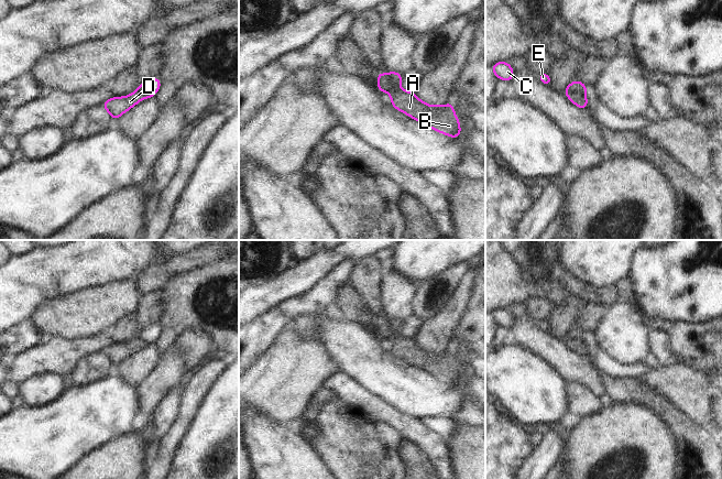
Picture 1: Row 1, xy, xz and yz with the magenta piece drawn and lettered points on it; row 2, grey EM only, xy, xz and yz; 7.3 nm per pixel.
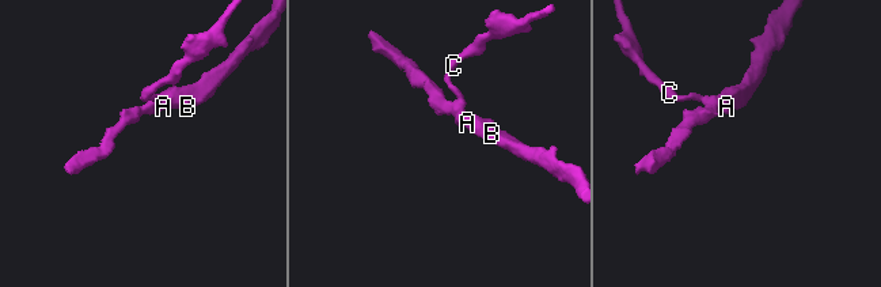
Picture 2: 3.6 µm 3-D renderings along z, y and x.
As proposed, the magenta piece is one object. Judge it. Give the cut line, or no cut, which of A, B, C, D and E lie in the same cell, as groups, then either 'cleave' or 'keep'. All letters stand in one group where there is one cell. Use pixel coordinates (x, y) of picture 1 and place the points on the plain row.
cut xz (386, 319), (386, 328), (392, 334), (396, 334); groups A B D / C E; cleave

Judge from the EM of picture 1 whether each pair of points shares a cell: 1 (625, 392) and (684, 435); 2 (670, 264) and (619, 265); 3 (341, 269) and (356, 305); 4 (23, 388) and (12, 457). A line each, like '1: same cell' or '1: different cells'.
1: same cell
2: different cells
3: different cells
4: different cells

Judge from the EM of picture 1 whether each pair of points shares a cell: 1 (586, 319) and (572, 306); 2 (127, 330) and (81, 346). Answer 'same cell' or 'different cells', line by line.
1: different cells
2: different cells

